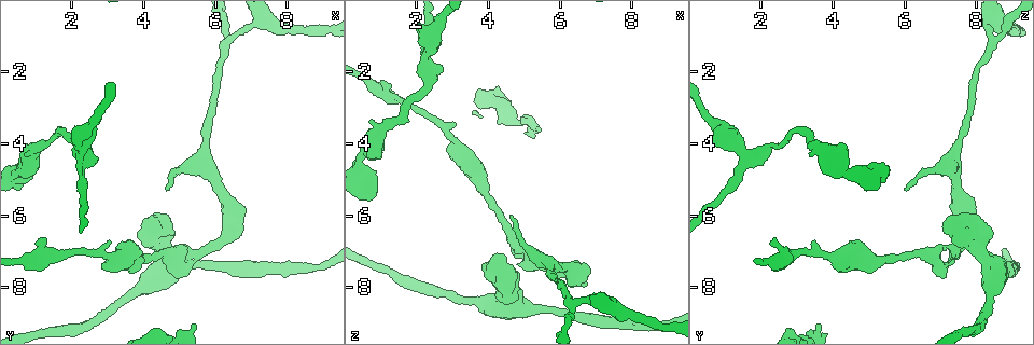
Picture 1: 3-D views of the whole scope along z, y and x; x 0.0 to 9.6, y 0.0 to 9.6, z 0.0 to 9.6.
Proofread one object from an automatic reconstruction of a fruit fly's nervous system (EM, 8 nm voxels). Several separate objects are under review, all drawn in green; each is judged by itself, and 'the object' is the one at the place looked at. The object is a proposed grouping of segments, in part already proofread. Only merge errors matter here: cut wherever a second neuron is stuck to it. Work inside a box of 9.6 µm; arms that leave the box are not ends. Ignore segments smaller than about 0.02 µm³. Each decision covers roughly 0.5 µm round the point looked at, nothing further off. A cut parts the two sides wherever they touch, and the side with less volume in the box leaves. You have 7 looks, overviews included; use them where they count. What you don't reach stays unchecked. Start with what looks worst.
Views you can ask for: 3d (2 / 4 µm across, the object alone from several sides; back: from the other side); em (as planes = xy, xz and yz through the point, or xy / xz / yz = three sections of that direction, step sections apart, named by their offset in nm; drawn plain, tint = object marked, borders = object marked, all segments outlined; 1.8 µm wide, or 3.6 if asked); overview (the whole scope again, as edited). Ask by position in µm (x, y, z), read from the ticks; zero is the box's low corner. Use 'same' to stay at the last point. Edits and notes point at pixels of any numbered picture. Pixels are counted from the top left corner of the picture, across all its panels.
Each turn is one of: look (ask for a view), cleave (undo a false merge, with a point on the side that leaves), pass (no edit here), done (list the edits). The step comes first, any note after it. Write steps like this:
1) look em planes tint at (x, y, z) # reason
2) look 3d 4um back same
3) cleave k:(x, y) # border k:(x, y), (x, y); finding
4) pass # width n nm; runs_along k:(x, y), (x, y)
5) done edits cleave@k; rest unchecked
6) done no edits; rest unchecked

look em 3.6um planes tint at (3.55, 7.05, 4.70) # a fork

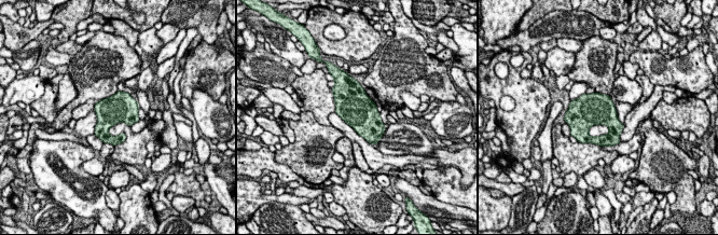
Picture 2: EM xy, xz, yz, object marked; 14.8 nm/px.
pass # one neuron here

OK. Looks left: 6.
look em xz step 16 tint at (5.15, 7.20, 7.40) # a narrow waist

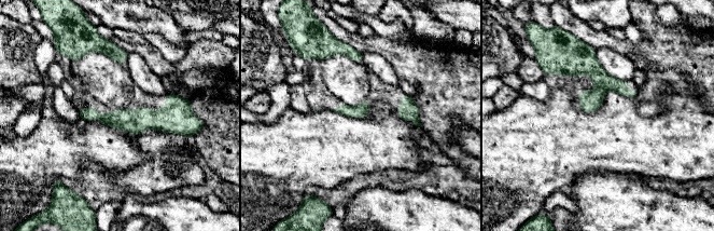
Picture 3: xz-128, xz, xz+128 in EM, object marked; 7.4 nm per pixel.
pass # runs_along 3:(182, 110), (169, 119), (81, 111); one neuron here

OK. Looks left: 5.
look em planes tint at (2.20, 4.35, 1.70) # abrupt turn

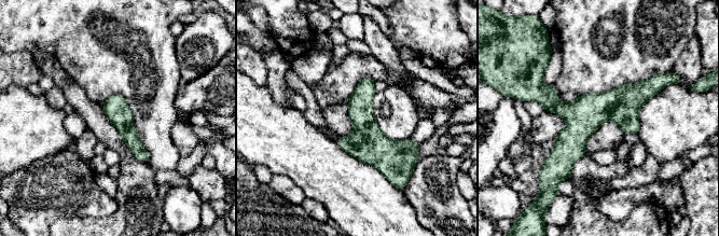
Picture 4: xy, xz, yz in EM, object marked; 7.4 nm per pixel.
pass # runs_along 4:(655, 89), (600, 108), (538, 96); one neuron here

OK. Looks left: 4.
done no edits; rest unchecked

